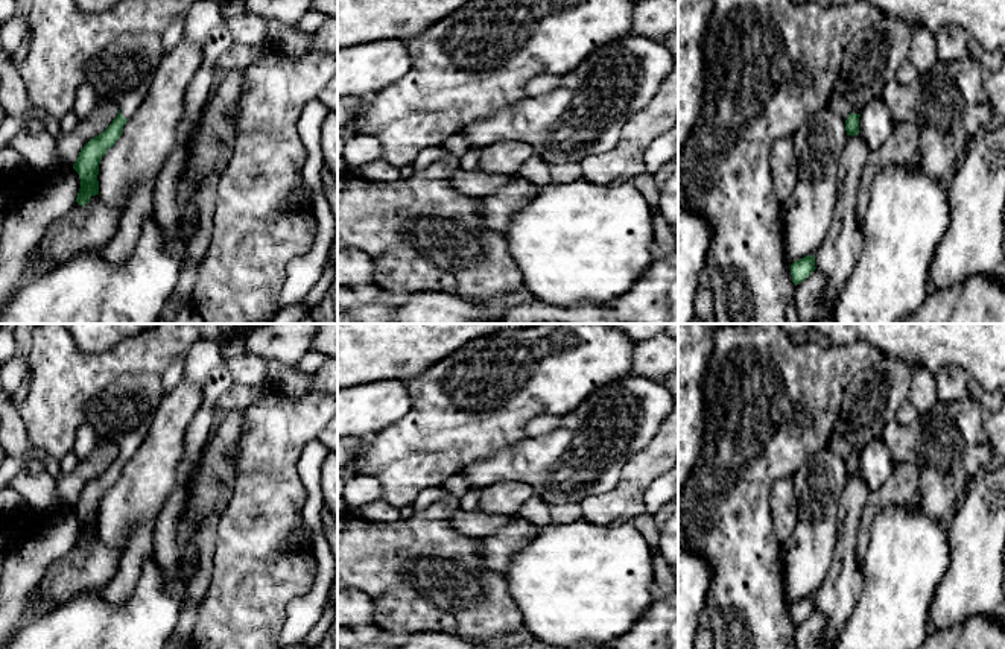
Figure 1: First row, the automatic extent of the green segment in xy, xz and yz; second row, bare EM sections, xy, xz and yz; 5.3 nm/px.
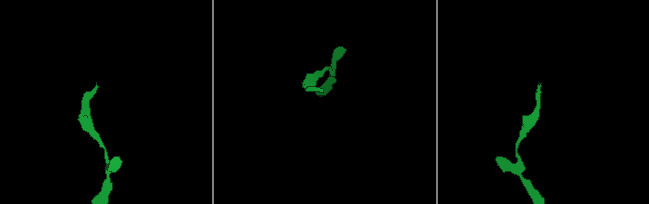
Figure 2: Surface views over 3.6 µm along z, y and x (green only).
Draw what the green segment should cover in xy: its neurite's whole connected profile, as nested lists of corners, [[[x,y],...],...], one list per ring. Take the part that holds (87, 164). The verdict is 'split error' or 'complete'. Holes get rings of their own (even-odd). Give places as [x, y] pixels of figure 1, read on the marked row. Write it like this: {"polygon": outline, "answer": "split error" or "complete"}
{"polygon": [[[126,32],[103,49],[85,68],[88,82],[102,97],[113,100],[119,114],[97,137],[79,152],[73,169],[81,179],[76,202],[85,207],[99,195],[99,163],[120,138],[129,117],[144,102],[151,79],[161,59],[161,35],[157,32]]], "answer": "split error"}

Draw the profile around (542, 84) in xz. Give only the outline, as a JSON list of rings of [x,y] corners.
[[[540,74],[526,84],[525,91],[528,96],[541,96],[552,91],[560,84],[561,74]]]

